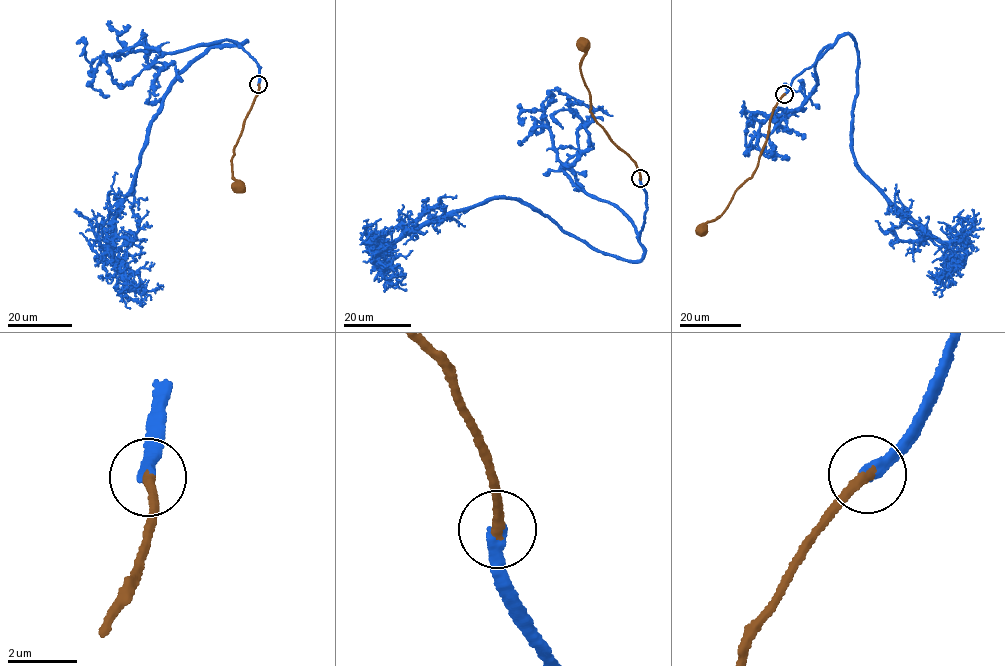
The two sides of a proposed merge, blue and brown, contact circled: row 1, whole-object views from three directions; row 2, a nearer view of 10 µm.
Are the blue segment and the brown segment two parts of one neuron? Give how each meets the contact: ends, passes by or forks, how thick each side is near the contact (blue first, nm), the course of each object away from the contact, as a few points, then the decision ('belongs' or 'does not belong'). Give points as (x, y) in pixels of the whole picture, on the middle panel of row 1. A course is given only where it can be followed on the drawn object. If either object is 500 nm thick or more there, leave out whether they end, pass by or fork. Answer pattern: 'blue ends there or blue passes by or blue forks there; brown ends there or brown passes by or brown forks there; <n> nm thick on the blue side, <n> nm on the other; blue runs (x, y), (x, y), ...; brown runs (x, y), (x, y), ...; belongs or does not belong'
blue ends there; brown ends there; 280 nm thick on the blue side, 300 nm on the other; blue runs (640, 178), (640, 260), (598, 252), (504, 196), (377, 250), (374, 238), (388, 238); brown runs (640, 178), (634, 161), (613, 143), (590, 110), (590, 96), (580, 70), (585, 51), (581, 49), (583, 44); belongs

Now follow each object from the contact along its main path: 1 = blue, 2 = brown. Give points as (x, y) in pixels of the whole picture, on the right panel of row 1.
1: (783, 94), (840, 36), (855, 39), (854, 163), (951, 251), (950, 268), (939, 279), (940, 274)
2: (784, 94), (773, 110), (757, 167), (733, 195), (723, 213), (705, 223), (705, 229), (701, 230)

